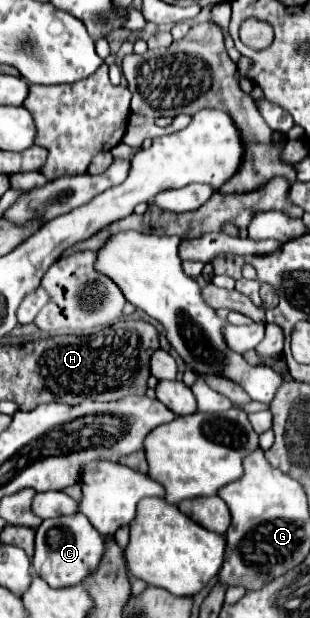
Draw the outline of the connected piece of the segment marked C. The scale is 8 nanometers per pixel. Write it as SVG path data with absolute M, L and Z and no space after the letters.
M82 513L46 519L36 529L36 553L32 565L36 575L42 577L52 587L78 585L100 563L104 551L102 547L104 547L102 535L92 527L92 523Z

